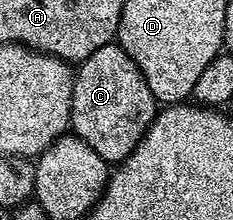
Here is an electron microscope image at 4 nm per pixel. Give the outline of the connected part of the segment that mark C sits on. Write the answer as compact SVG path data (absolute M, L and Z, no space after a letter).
M111 43L100 47L100 51L92 51L92 55L77 66L72 87L70 129L73 136L88 143L88 147L107 163L123 161L137 147L159 108L152 91L148 91L140 67L136 67L121 45Z

